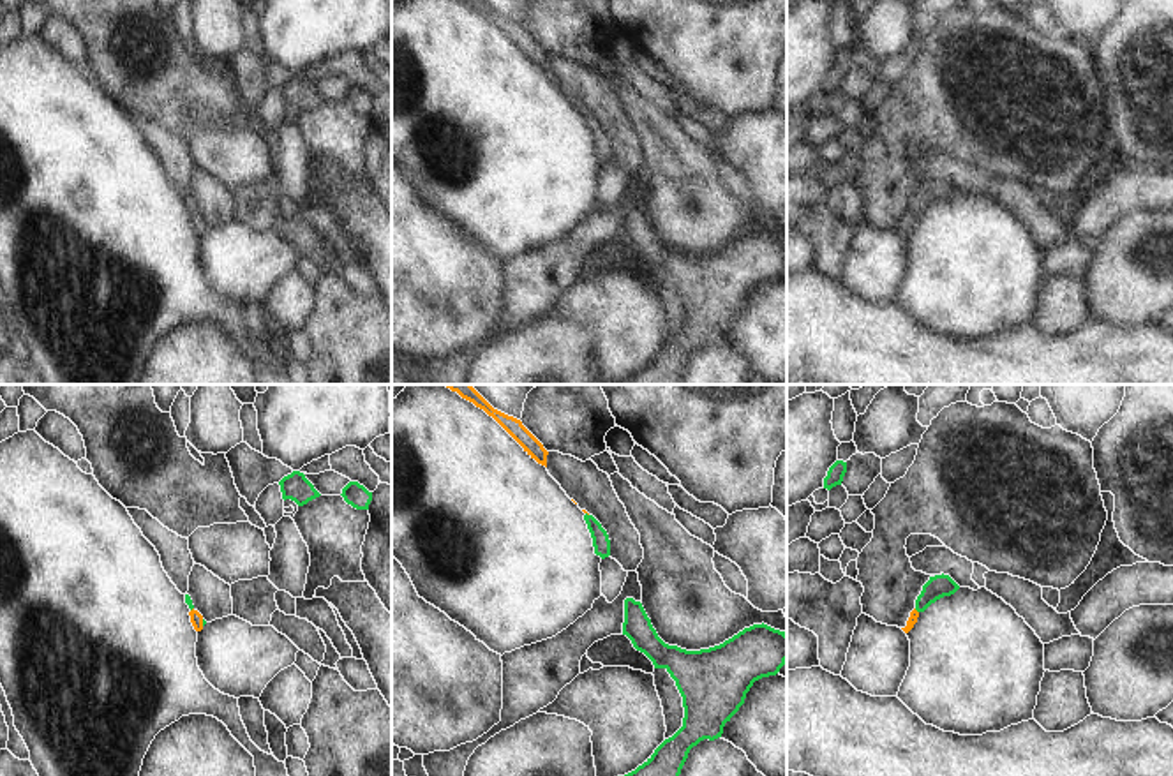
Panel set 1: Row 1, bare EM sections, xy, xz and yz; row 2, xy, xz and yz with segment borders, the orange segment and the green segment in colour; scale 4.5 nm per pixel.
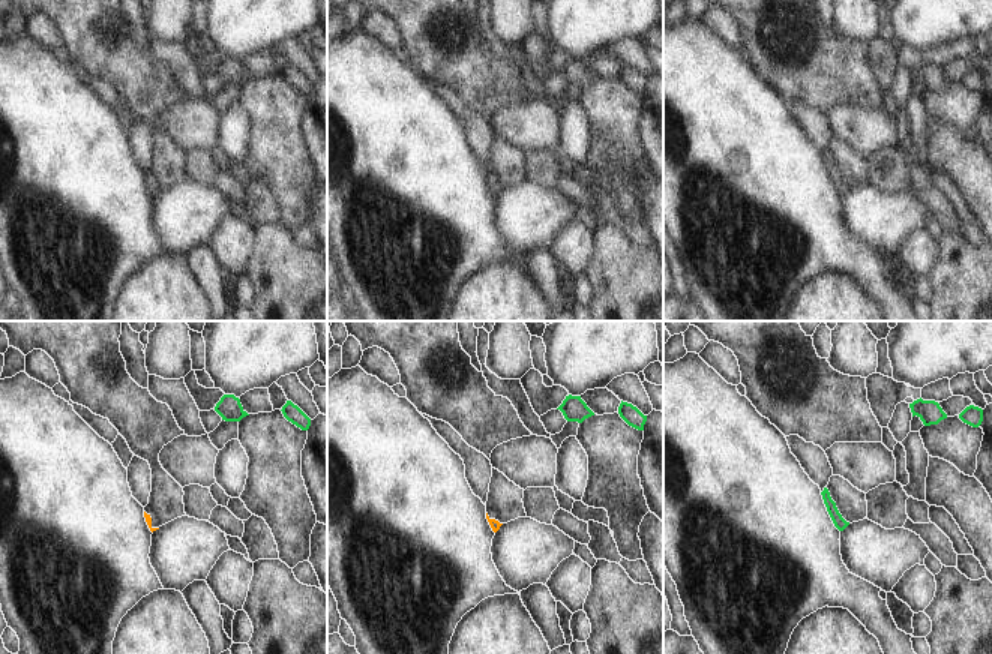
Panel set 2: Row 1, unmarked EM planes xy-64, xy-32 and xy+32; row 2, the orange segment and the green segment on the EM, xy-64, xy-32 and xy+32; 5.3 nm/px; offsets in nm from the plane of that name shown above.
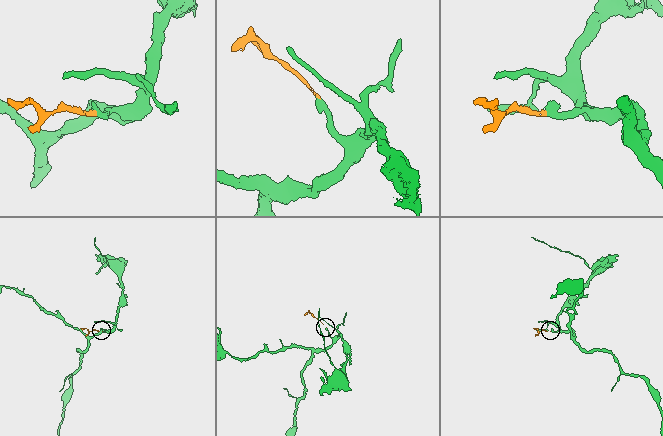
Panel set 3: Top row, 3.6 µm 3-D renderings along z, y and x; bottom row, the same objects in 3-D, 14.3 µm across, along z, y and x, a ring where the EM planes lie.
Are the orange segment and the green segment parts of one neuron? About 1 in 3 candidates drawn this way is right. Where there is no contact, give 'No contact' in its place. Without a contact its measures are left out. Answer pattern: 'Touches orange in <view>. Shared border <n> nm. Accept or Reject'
Touches orange in yz. Shared border 30 nm. Accept

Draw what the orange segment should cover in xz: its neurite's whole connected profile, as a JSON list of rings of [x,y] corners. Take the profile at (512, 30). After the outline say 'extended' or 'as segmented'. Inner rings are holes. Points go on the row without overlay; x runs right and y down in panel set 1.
[[[460,0],[492,21],[538,69],[547,72],[549,56],[543,49],[522,30],[520,25],[494,14],[482,0]]]; as segmented

